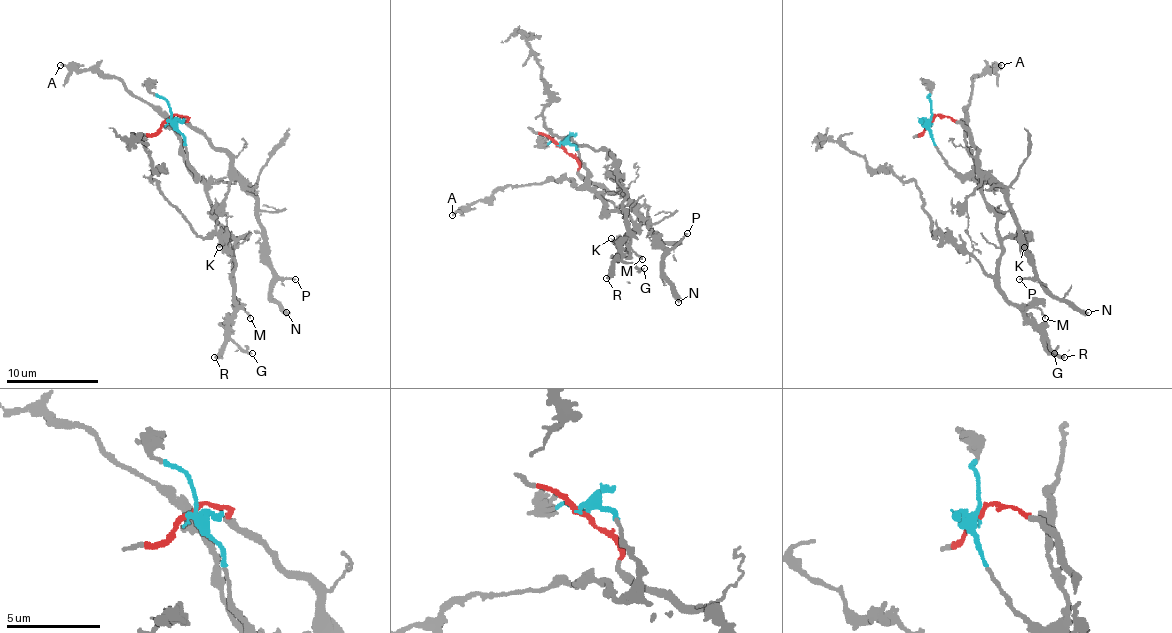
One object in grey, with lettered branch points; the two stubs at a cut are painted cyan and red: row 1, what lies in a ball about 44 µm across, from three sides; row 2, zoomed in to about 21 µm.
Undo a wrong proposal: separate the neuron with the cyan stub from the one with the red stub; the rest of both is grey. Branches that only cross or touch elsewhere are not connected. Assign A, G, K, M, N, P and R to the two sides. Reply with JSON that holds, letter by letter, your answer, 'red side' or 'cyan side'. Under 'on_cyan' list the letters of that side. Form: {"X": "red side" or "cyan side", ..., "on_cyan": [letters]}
{"A": "cyan side", "G": "cyan side", "K": "cyan side", "M": "cyan side", "N": "red side", "P": "red side", "R": "cyan side", "on_cyan": ["A", "G", "K", "M", "R"]}

